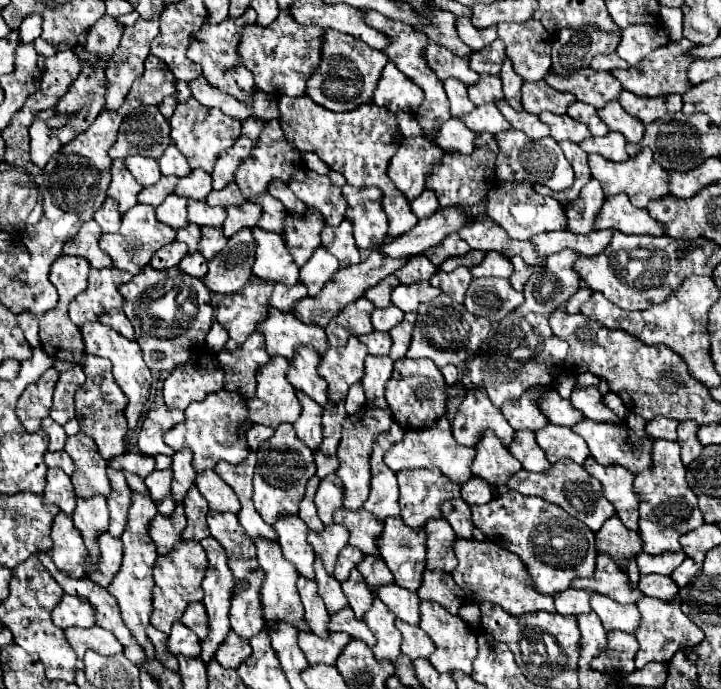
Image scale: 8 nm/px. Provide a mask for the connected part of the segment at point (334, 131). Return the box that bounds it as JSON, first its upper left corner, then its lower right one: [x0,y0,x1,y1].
[280,95,418,237]

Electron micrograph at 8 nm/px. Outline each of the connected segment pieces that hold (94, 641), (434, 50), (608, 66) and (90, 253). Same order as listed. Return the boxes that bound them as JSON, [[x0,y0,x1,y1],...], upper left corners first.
[[64,625,124,667],[424,39,480,85],[592,53,630,71],[62,221,112,269]]

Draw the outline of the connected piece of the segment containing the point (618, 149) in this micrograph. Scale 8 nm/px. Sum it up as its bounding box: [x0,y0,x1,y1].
[578,131,626,161]

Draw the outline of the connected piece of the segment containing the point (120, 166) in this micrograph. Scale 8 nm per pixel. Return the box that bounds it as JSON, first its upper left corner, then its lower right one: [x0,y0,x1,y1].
[108,159,142,213]

